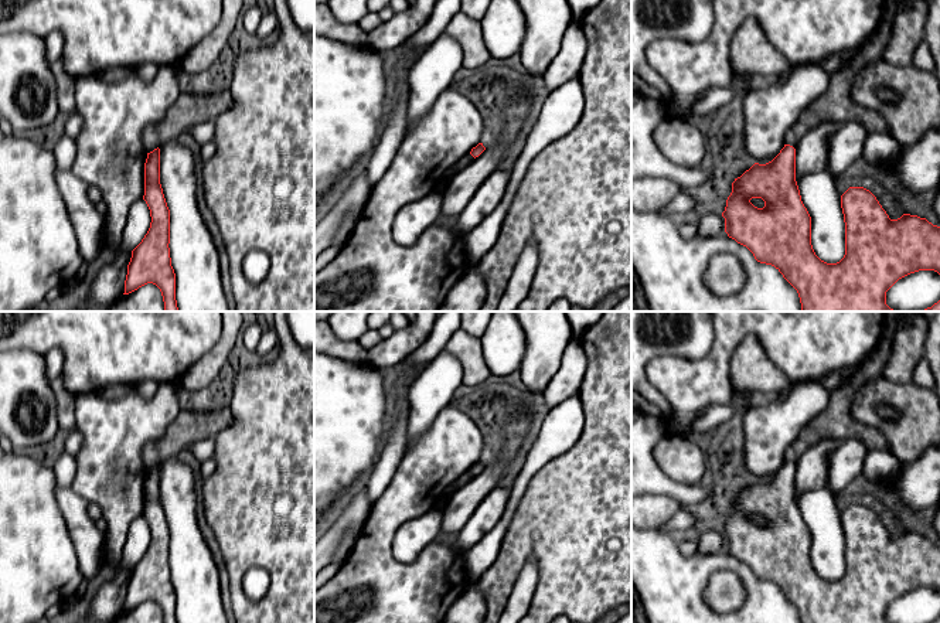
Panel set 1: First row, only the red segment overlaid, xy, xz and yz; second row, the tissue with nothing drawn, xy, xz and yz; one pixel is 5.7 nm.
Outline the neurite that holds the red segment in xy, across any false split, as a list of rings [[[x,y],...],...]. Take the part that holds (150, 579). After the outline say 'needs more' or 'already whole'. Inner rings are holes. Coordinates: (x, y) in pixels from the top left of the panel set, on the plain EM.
[[[160,466],[147,470],[144,480],[144,513],[150,527],[150,545],[132,568],[125,598],[125,610],[153,600],[163,613],[164,623],[177,623],[176,590],[170,575],[170,527],[160,501]]]; already whole

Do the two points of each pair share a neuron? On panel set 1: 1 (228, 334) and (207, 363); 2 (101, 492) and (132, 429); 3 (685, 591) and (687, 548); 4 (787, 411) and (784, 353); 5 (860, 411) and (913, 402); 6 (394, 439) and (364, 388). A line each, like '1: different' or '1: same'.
1: same
2: same
3: different
4: different
5: same
6: different

